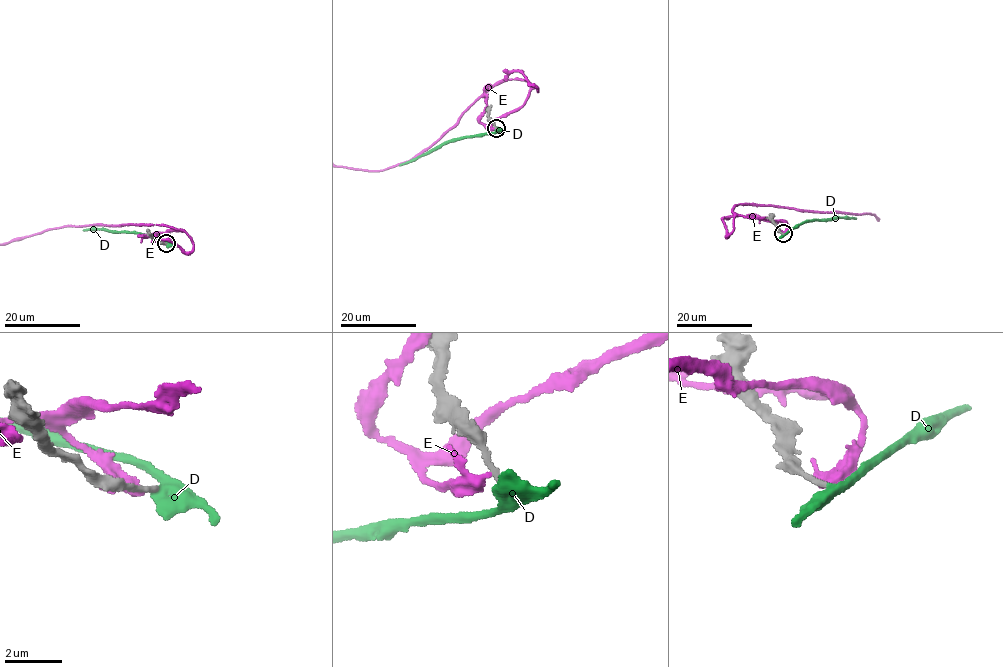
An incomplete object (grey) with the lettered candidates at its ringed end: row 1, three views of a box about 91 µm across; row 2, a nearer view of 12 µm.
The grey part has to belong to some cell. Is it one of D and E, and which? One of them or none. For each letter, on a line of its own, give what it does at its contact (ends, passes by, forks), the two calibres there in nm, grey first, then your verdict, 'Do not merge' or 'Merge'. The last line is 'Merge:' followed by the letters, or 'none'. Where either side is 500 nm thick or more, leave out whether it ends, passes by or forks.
D: It passes by. Thickness 180 nm (grey) against 440 nm. Merge
E: It passes by. Thickness 220 nm (grey) against 240 nm. Do not merge
Merge: D

